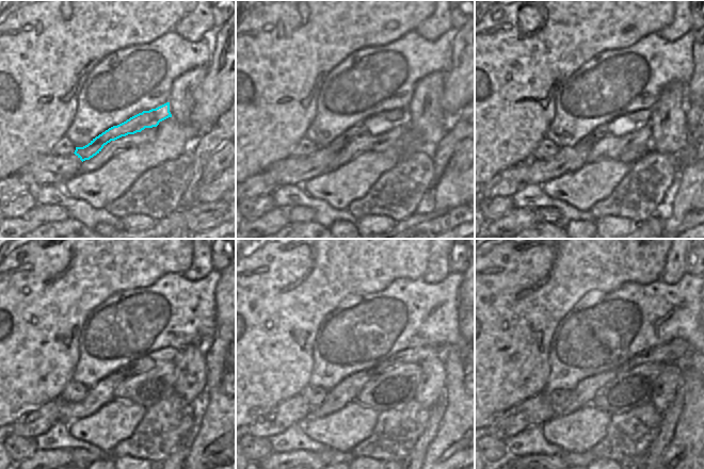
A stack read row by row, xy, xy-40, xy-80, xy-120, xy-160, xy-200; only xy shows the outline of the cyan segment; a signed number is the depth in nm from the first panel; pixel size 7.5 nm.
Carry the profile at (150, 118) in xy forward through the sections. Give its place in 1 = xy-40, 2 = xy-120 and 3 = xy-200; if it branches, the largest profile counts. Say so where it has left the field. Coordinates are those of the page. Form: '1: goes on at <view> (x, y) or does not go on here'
1: goes on at xy-40 (376, 125)
2: goes on at xy-120 (144, 364)
3: goes on at xy-200 (675, 351)

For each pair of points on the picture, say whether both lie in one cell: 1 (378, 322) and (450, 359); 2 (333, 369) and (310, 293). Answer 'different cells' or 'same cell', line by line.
1: different cells
2: different cells

